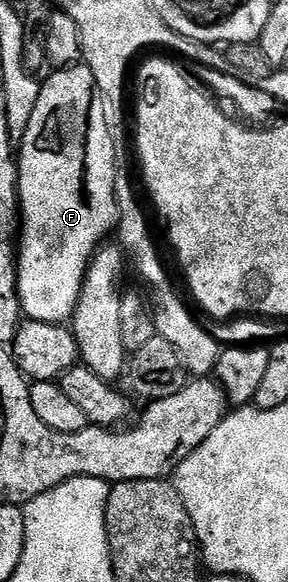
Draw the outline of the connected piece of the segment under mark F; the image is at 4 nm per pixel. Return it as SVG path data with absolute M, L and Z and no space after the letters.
M77 64L64 70L53 69L51 73L48 79L43 79L29 126L18 144L22 225L18 235L16 283L20 289L20 308L25 319L64 324L76 311L76 302L92 258L107 239L104 237L117 229L120 209L114 188L114 140L110 140L110 128L106 128L105 103L98 100L94 72L90 72L86 64Z

